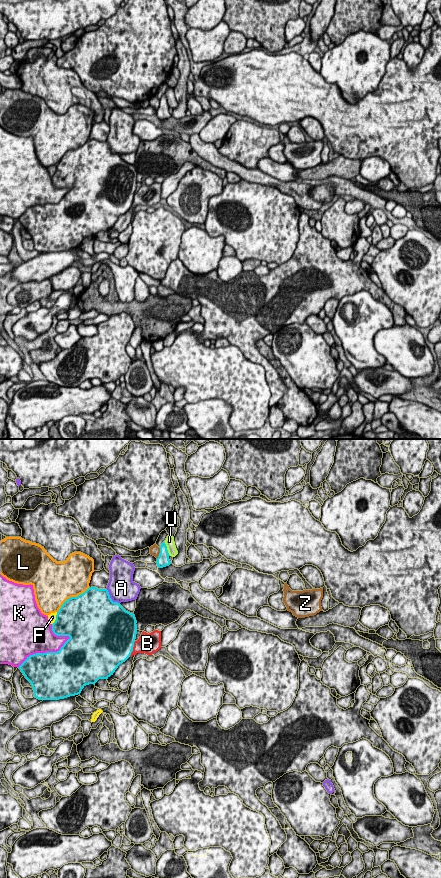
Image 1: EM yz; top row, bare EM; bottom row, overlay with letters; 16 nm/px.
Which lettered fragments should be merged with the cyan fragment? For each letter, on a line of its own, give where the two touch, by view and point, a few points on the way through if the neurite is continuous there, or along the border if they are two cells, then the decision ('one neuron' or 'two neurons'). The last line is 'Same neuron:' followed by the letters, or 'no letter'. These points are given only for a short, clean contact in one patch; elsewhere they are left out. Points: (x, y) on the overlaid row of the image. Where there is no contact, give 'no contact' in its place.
A: meets cyan in yz at (110, 598); two neurons
B: meets cyan in yz at (132, 649); two neurons
F: meets cyan in yz at (56, 618); two neurons
K: meets cyan in yz at (44, 653); two neurons
L: meets cyan in yz at (71, 597); two neurons
U: meets cyan in yz at (166, 548); border along yz (164, 541), (167, 552), (170, 555); two neurons
Z: meets cyan in yz at (159, 553); two neurons
Same neuron: no letter

